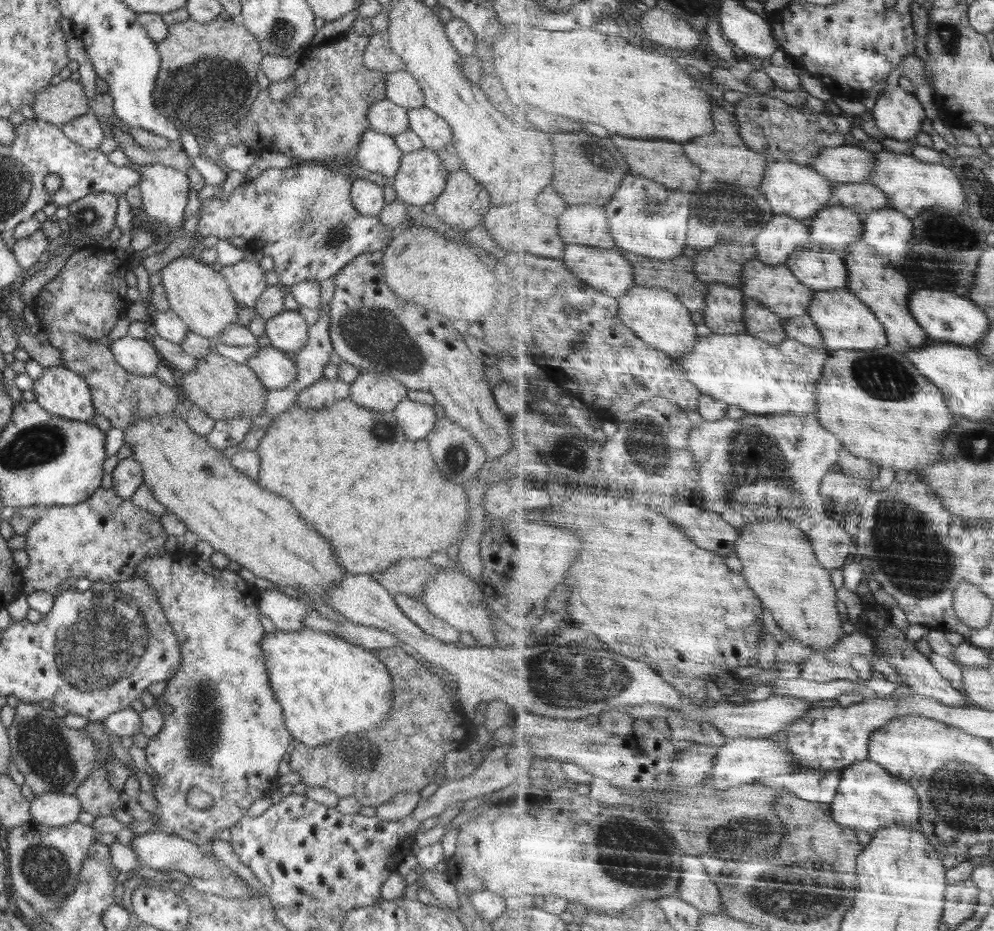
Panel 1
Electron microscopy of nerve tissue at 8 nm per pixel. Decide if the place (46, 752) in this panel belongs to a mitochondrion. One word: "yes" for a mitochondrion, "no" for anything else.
yes

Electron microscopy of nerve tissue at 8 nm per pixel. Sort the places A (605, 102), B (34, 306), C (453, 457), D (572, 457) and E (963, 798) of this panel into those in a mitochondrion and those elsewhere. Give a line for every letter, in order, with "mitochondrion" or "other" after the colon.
A: other
B: other
C: mitochondrion
D: mitochondrion
E: mitochondrion

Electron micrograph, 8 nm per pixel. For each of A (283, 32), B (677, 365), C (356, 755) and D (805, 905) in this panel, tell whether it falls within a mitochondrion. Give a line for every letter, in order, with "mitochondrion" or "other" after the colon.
A: mitochondrion
B: other
C: mitochondrion
D: mitochondrion

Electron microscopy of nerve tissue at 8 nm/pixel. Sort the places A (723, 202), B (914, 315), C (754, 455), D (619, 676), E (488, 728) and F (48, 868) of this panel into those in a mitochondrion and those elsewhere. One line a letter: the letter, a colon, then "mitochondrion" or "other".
A: mitochondrion
B: other
C: mitochondrion
D: mitochondrion
E: other
F: mitochondrion

